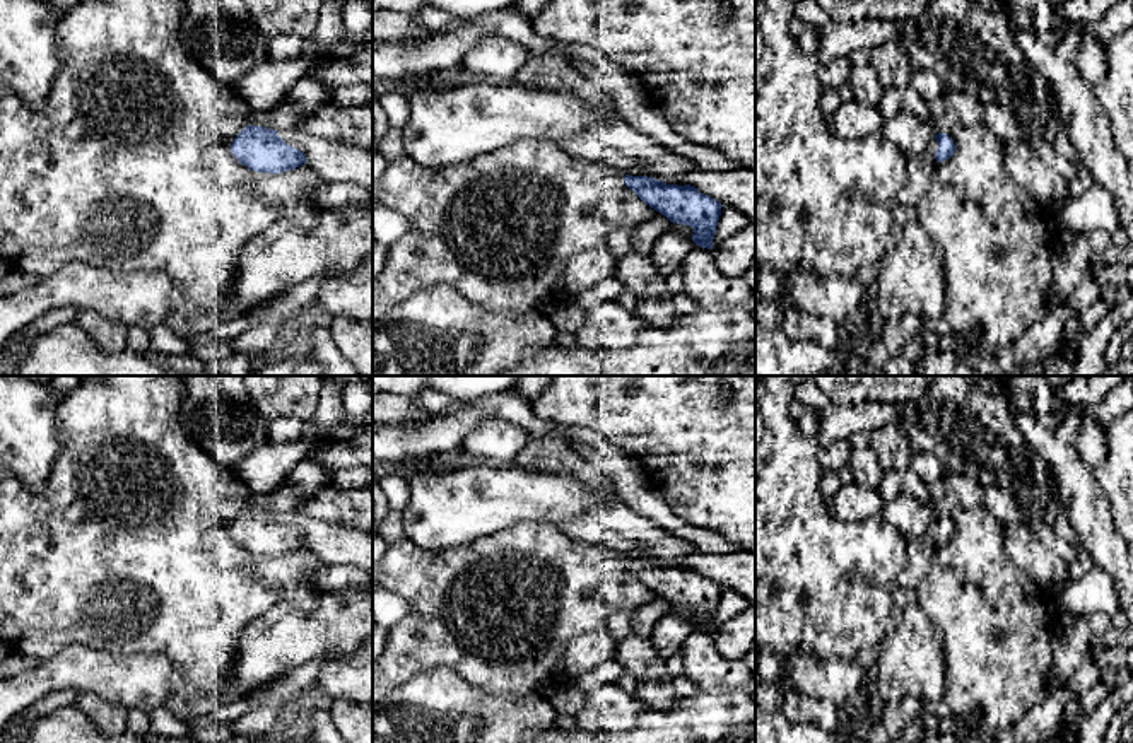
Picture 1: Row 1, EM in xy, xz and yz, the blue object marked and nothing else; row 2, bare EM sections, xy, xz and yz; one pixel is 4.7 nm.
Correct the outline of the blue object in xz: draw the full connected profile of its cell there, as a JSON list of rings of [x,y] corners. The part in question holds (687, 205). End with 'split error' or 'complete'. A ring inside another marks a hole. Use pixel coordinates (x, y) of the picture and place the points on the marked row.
[[[624,176],[624,184],[646,205],[665,215],[673,224],[690,225],[696,246],[713,249],[721,203],[697,188],[666,184],[648,176]]]; complete

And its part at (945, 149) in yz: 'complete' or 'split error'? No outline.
split error

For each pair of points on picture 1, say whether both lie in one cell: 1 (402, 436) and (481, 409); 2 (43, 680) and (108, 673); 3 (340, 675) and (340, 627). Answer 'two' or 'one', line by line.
1: one
2: one
3: two

